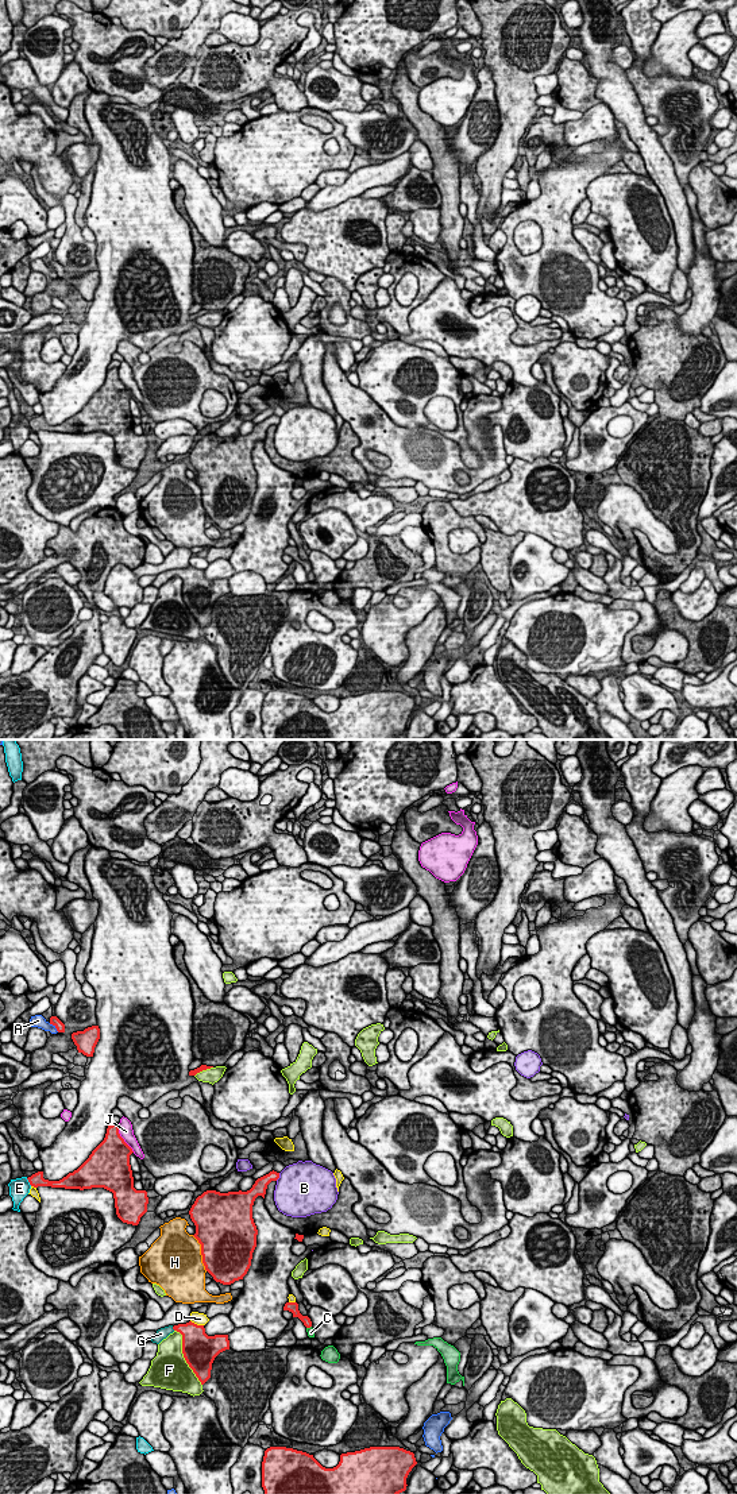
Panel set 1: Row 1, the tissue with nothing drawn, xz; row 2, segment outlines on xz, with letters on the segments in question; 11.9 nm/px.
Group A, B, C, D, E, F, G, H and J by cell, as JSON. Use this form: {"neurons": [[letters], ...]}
{"neurons": [["A"], ["B"], ["C"], ["D"], ["E"], ["F"], ["G"], ["H"], ["J"]]}

